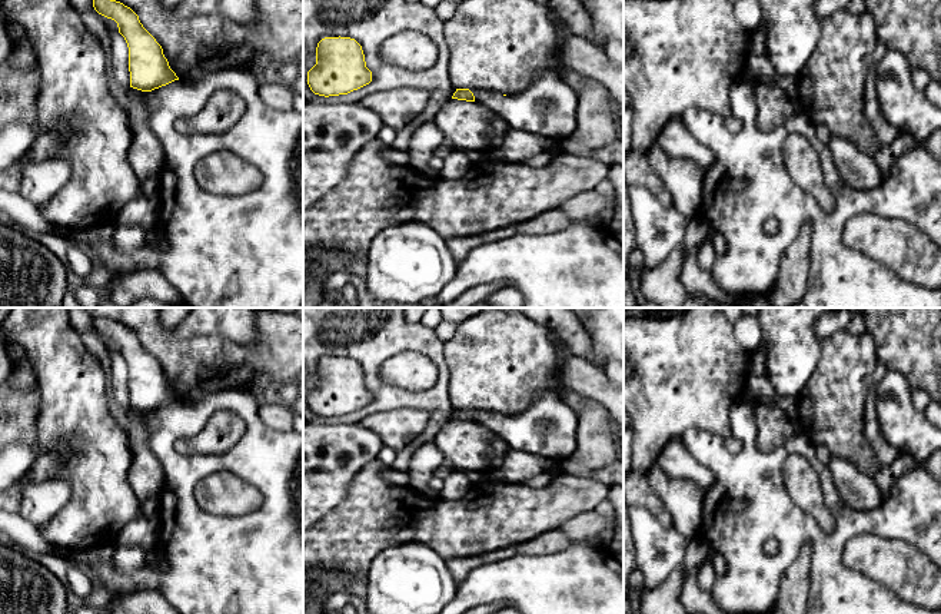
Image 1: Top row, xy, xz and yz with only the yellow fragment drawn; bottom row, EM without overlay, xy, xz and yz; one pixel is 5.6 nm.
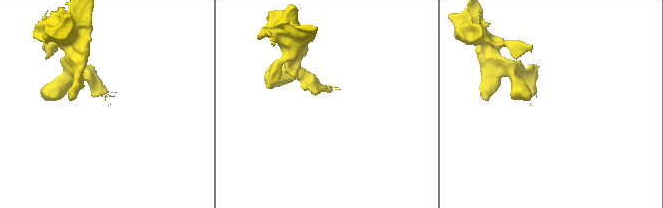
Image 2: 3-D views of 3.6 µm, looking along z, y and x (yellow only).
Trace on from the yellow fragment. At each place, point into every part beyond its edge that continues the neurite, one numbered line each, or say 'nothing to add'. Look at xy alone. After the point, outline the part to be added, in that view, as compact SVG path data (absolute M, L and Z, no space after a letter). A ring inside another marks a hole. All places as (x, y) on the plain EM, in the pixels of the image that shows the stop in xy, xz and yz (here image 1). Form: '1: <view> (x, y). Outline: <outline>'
nothing to add

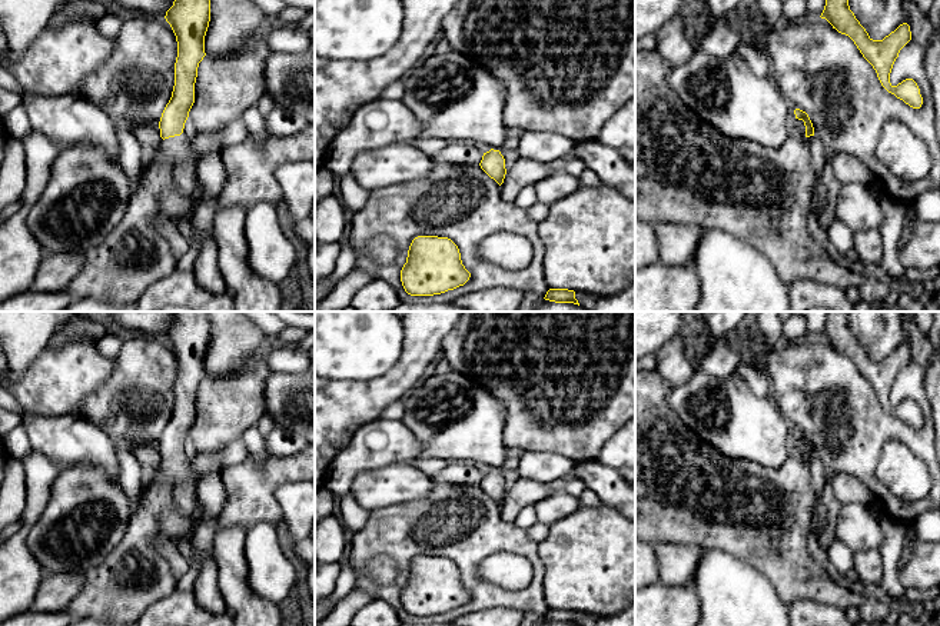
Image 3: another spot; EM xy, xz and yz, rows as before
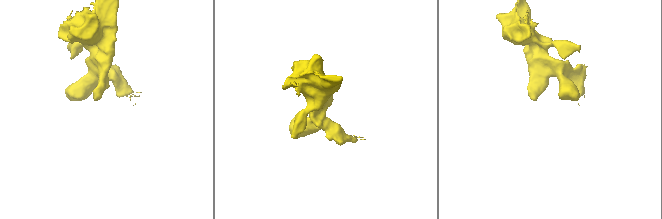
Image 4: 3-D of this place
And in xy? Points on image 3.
1: xy (135, 575). Outline: M183 454L165 459L155 472L152 485L142 490L132 512L129 526L120 543L104 560L84 573L84 585L67 612L79 619L97 619L114 626L136 622L153 603L169 596L177 587L169 562L155 546L156 536L187 536L192 539L199 522L196 499L199 476L192 460Z

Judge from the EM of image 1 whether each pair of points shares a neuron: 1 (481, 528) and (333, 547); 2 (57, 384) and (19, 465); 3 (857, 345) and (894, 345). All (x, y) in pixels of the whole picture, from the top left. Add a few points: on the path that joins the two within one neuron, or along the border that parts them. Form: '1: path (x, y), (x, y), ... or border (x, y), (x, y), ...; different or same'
1: path (444, 528), (371, 533); same
2: border (37, 457), (27, 473); different
3: border (865, 331), (873, 338), (878, 361); different

